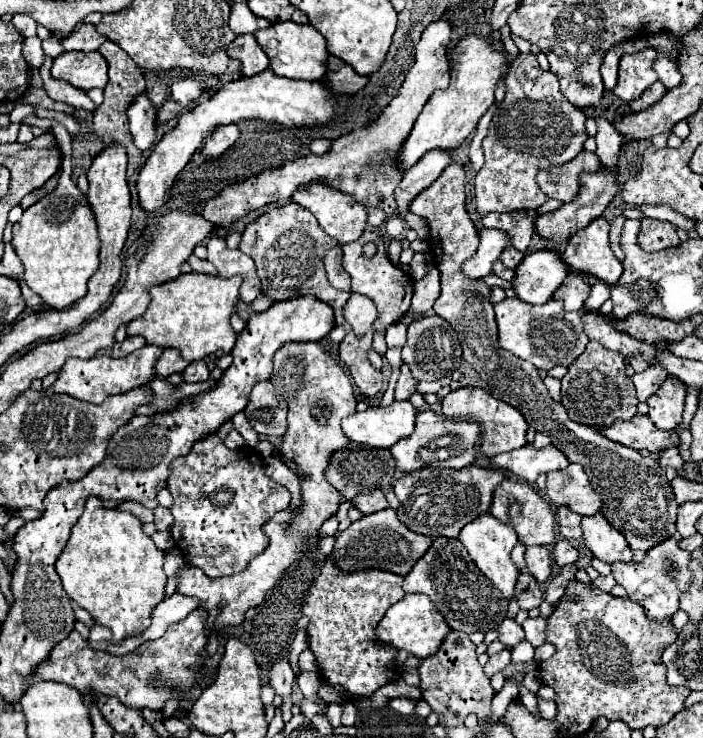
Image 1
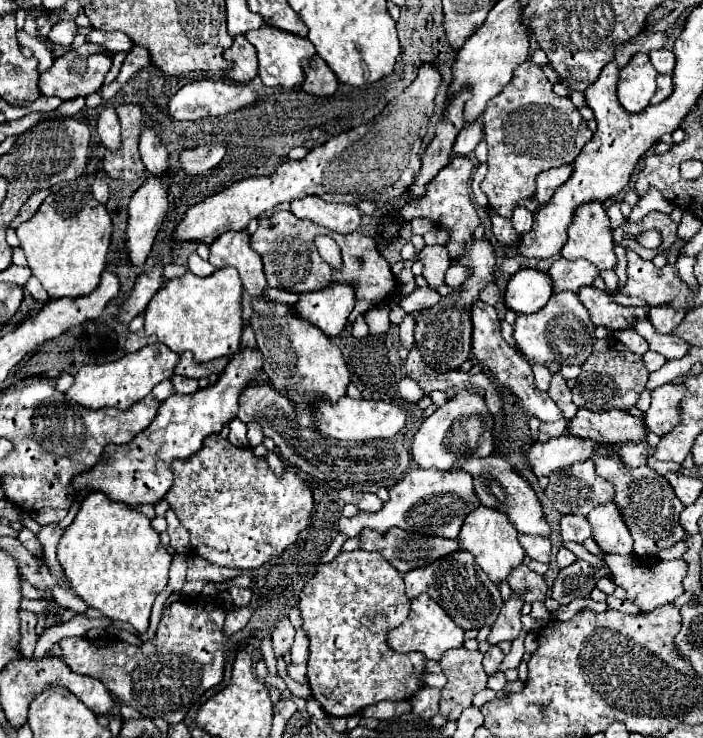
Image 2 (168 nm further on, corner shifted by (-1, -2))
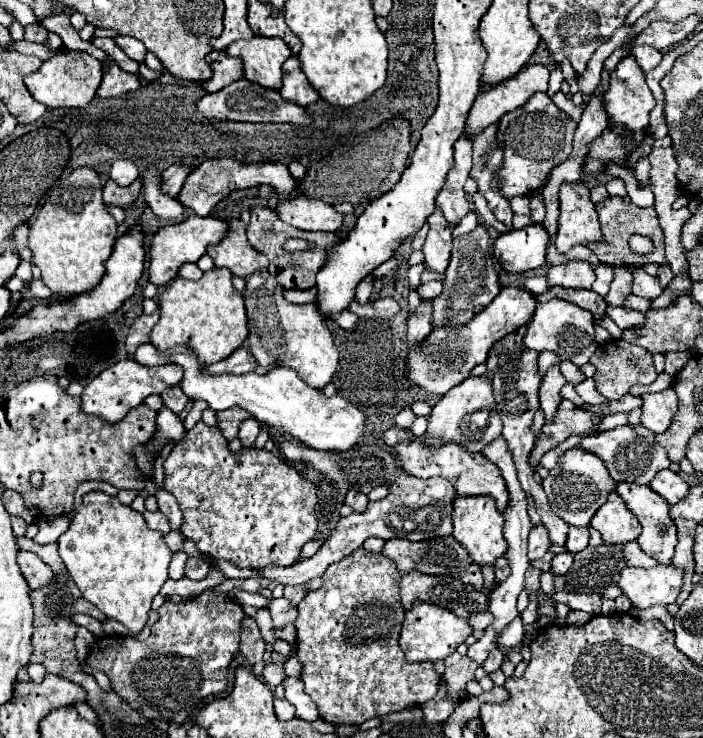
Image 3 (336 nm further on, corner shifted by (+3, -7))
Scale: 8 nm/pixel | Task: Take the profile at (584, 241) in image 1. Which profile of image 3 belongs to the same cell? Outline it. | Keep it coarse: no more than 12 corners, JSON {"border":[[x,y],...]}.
{"border":[[582,180],[558,190],[556,248],[602,240],[598,214]]}

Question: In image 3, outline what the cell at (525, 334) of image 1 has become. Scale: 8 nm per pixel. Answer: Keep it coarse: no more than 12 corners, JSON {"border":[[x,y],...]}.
{"border":[[570,302],[538,304],[524,336],[584,366],[594,348],[594,316]]}

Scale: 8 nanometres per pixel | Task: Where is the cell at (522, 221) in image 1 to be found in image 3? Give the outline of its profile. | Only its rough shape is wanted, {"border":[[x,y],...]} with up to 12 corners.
{"border":[[530,196],[510,200],[514,214],[530,214]]}

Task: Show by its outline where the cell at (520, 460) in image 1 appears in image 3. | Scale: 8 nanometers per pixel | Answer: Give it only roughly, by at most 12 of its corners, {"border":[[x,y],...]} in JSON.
{"border":[[624,424],[578,446],[616,482],[650,484],[672,464],[648,428]]}

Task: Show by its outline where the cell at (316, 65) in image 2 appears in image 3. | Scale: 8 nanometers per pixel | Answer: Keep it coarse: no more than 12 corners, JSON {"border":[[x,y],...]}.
{"border":[[296,56],[284,62],[280,94],[300,106],[318,100]]}

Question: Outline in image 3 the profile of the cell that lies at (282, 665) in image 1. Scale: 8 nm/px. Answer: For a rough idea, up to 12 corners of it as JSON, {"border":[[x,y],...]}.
{"border":[[286,598],[272,600],[268,606],[274,628],[296,620],[298,606]]}

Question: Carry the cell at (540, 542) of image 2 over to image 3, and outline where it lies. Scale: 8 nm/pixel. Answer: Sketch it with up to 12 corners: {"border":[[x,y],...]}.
{"border":[[542,524],[532,526],[528,558],[540,560],[550,548],[548,532]]}

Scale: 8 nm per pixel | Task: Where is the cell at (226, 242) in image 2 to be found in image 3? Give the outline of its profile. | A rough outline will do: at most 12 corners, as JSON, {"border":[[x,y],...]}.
{"border":[[228,218],[228,234],[210,246],[216,268],[242,278],[268,268],[246,238],[246,224]]}

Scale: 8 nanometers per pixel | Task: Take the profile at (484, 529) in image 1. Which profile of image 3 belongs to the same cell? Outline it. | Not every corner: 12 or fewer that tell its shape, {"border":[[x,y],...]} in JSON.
{"border":[[456,496],[452,536],[476,564],[506,554],[492,496]]}

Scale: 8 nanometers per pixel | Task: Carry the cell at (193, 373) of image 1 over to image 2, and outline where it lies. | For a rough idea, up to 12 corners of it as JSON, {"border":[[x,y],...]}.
{"border":[[172,375],[176,393],[190,395],[198,391],[198,381]]}

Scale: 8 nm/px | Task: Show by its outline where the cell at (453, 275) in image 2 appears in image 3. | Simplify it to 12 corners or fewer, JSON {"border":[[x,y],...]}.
{"border":[[440,280],[420,284],[416,292],[424,300],[434,300],[442,292]]}

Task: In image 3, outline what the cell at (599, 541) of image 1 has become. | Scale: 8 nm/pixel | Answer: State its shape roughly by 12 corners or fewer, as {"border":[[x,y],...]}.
{"border":[[616,492],[598,508],[592,526],[604,542],[638,538],[638,518]]}

